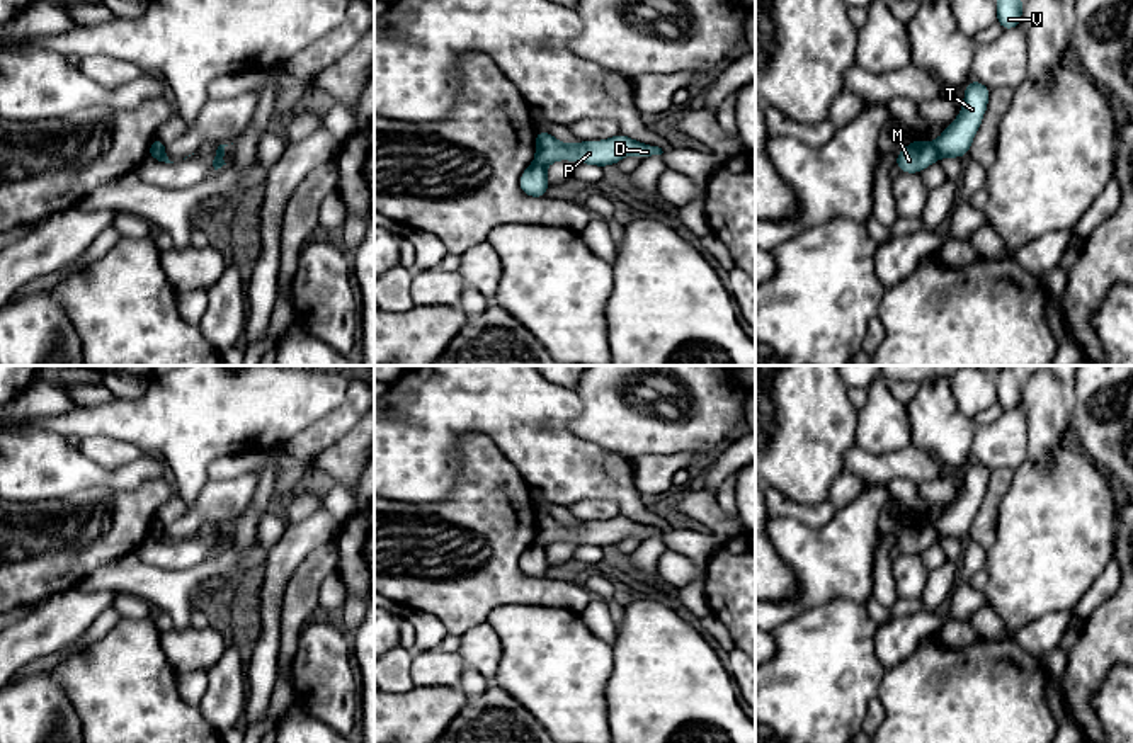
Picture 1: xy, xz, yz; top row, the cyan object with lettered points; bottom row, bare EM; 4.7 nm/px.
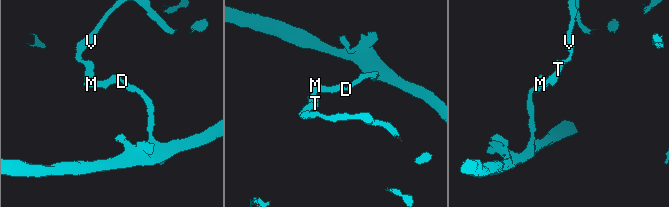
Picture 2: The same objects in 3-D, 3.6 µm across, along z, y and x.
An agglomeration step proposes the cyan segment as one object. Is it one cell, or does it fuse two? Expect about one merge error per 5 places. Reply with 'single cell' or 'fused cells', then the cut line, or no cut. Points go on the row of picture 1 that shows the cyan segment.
fused cells | yz (931, 143), (939, 157)

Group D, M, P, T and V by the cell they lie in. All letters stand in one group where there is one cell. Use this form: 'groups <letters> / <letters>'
groups D M P / T V

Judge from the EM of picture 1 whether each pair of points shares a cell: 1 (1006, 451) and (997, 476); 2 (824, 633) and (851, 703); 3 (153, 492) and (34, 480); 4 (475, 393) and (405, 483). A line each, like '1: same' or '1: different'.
1: different
2: same
3: different
4: same

